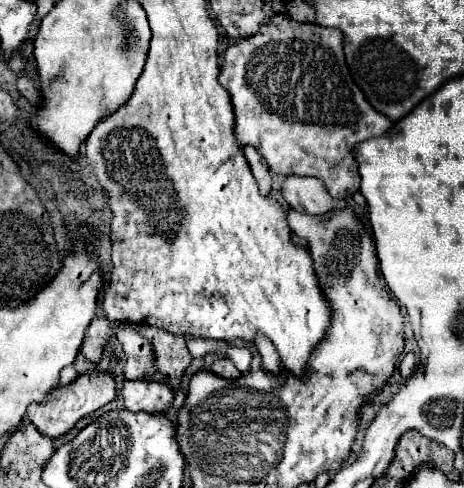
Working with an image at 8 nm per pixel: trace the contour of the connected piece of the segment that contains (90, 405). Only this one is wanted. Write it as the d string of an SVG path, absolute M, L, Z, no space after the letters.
M88 371L84 375L78 375L74 383L58 389L48 401L44 403L32 403L28 407L28 419L38 427L38 431L46 437L62 437L68 433L84 415L94 413L96 409L104 407L116 397L116 381L110 371Z

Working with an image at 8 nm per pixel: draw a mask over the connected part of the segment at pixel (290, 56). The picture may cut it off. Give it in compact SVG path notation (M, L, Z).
M278 15L272 23L240 43L234 43L224 53L224 63L218 75L220 85L228 91L234 109L234 135L240 145L252 145L266 159L276 175L310 175L320 177L334 199L346 199L358 191L360 177L352 157L356 143L384 135L394 123L380 115L362 95L352 79L344 59L344 35L338 29L318 23L300 23Z

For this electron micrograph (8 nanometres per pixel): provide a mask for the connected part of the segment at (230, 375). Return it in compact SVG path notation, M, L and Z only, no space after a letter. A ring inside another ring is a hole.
M226 357L216 359L216 361L212 363L210 371L216 373L216 375L220 375L220 377L224 377L224 379L238 379L238 377L240 377L240 371L238 371L238 369L234 367L234 363L232 363L230 359L226 359Z

